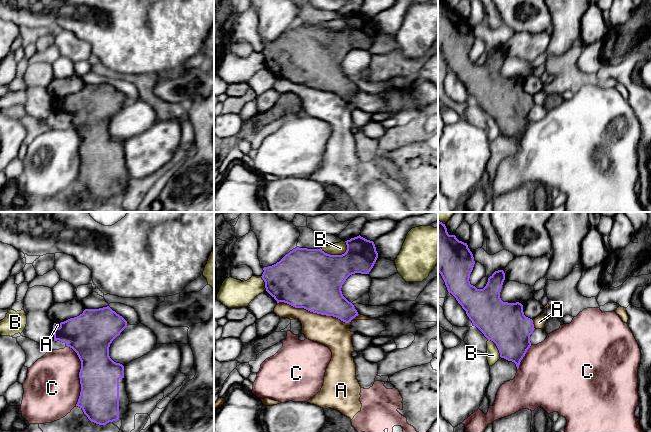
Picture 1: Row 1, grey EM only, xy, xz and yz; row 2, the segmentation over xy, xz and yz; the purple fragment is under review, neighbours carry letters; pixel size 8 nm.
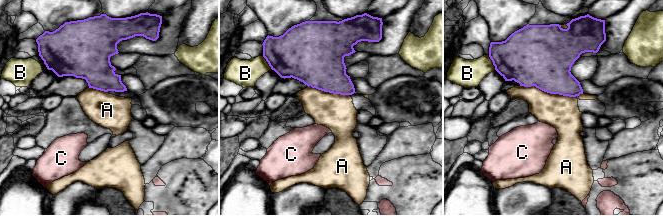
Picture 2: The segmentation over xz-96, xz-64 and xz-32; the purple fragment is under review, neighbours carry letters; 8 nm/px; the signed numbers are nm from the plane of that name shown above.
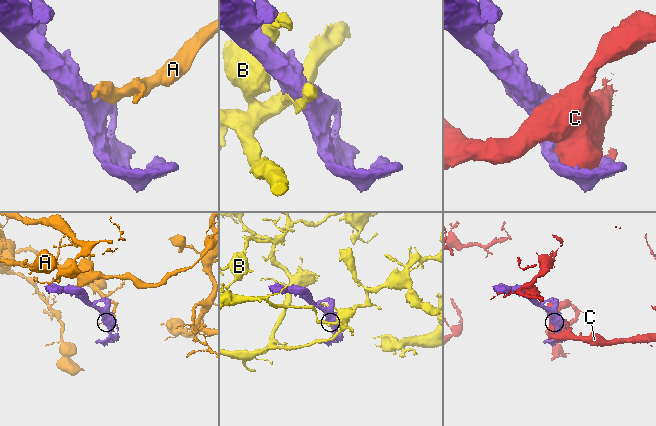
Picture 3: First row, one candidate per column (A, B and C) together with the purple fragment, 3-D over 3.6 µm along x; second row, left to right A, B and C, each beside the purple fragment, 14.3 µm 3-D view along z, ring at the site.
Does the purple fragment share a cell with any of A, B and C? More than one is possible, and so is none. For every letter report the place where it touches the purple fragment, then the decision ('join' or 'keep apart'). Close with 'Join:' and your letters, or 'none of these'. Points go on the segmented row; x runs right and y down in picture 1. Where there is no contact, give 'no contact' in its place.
A: xz (318, 313) | keep apart
B: xz (335, 255) | keep apart
C: xy (79, 375) | keep apart
Join: none of these

